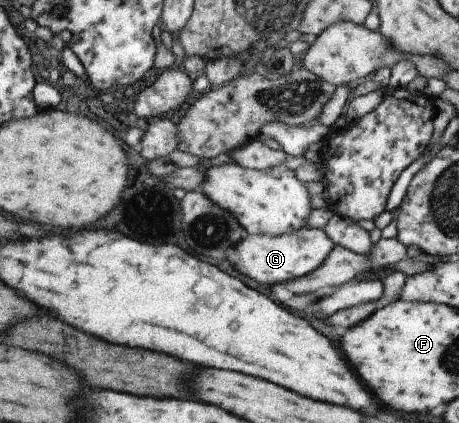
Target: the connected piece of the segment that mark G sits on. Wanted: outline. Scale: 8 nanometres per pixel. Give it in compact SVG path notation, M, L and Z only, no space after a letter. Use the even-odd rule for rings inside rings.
M296 229L279 235L265 234L244 235L231 250L234 261L230 262L240 274L254 278L258 284L282 284L284 281L297 279L314 270L330 252L333 242L322 229Z

